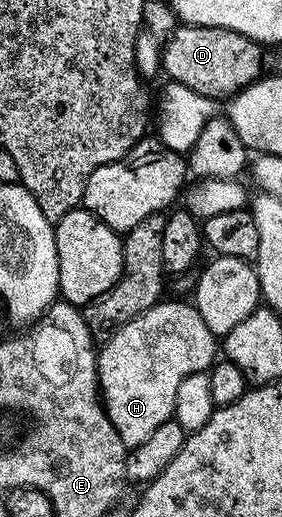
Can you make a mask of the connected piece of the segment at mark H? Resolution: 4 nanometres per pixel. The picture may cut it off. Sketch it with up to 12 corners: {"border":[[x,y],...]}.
{"border":[[169,298],[101,345],[102,403],[127,449],[173,417],[219,352]]}

